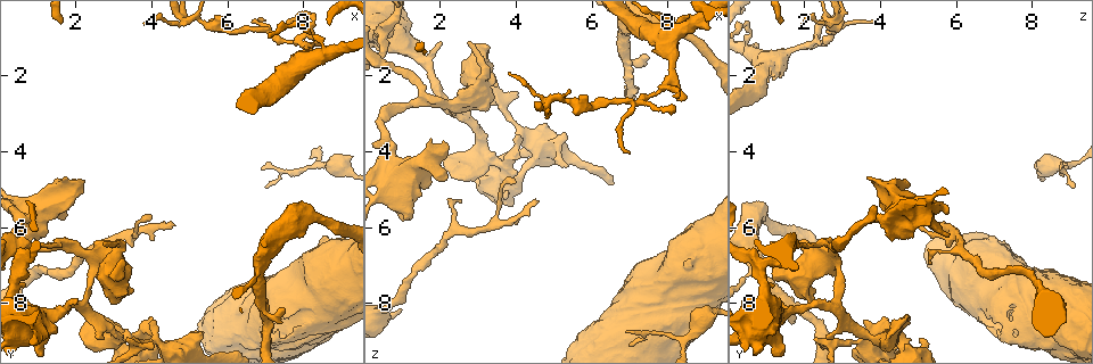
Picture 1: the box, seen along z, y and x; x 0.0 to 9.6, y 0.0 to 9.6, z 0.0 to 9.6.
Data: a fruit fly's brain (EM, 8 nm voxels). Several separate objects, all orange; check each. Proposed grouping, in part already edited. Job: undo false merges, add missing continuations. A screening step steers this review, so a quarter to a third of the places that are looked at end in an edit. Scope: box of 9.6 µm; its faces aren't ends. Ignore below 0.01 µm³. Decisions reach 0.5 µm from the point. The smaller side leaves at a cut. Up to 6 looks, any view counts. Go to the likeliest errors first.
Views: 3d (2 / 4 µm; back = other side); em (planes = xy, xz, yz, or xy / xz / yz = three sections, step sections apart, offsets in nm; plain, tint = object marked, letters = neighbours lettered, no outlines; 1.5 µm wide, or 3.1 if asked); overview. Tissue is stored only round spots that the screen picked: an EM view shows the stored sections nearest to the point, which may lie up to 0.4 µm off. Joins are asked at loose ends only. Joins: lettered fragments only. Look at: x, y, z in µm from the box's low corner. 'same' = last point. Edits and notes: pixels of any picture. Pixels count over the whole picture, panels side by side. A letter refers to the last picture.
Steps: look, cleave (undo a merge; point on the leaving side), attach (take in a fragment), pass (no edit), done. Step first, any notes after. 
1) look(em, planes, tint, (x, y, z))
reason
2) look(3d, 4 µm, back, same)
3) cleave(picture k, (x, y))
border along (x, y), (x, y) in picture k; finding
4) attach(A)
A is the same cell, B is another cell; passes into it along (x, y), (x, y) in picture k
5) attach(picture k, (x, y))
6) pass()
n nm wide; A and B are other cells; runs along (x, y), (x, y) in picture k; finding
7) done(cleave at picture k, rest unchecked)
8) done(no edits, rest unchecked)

look(em, planes, letters, (1.50, 6.40, 2.30))
abrupt turn

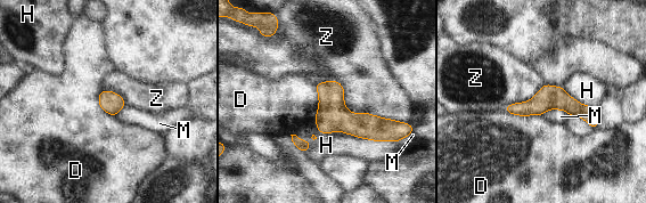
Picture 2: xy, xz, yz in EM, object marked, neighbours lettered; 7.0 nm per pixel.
pass()
150 nm wide; D, H, M and Z are other cells; runs along (508, 108), (565, 102), (594, 113) in picture 2; all the same neuron

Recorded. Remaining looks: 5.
look(em, xy, step 8, tint, (0.60, 5.80, 3.65))
abrupt turn

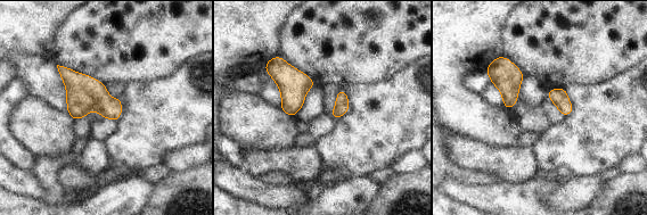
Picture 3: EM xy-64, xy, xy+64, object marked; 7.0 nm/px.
look(em, planes, letters, same)
cut it another way

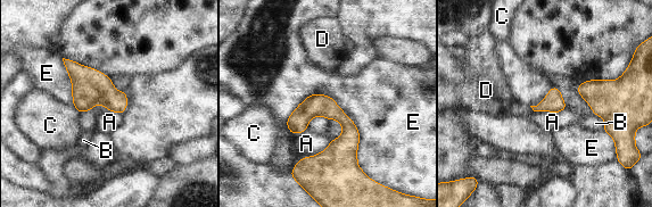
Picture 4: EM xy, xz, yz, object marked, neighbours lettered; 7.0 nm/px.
pass()
A, B, C, D and E are other cells; one neuron here

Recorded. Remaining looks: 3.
look(3d, 4 µm, (1.10, 5.60, 5.75))
stops while still wide

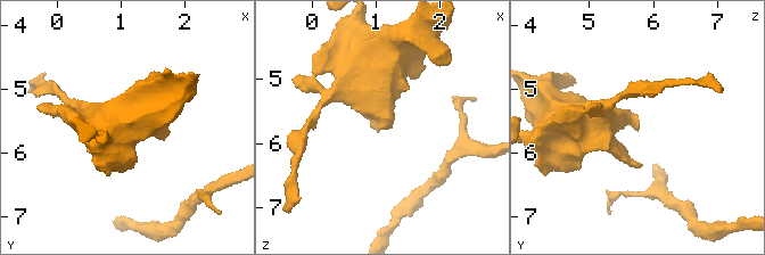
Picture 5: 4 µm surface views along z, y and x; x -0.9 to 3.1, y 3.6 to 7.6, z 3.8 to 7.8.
look(em, planes, letters, (1.15, 5.60, 5.75))
shape alone is not enough

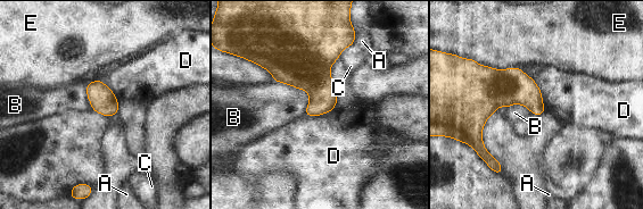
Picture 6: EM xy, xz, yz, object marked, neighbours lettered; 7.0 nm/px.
pass()
A, B, C, D and E are other cells; border along (273, 81), (308, 93), (305, 115) in picture 6; no lettered fragment goes on from it

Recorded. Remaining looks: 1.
done(no edits, rest unchecked)

